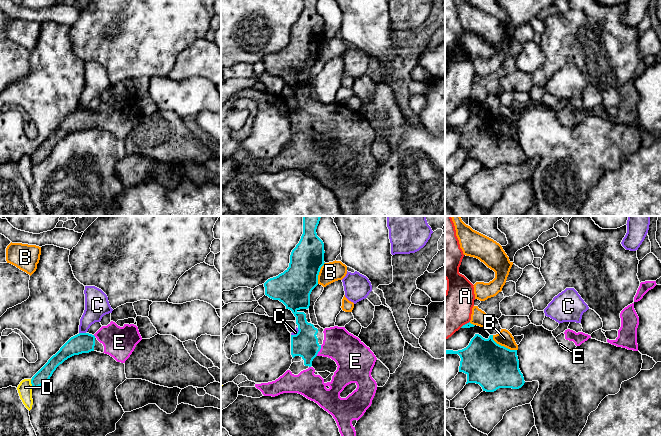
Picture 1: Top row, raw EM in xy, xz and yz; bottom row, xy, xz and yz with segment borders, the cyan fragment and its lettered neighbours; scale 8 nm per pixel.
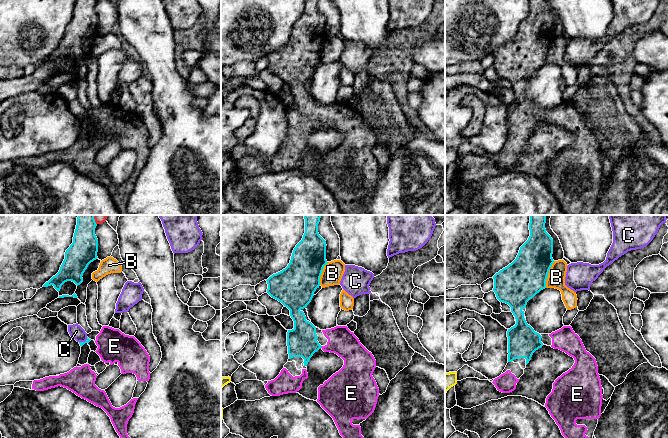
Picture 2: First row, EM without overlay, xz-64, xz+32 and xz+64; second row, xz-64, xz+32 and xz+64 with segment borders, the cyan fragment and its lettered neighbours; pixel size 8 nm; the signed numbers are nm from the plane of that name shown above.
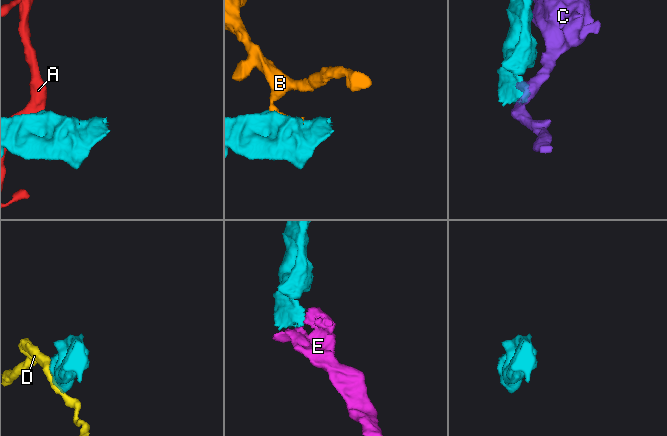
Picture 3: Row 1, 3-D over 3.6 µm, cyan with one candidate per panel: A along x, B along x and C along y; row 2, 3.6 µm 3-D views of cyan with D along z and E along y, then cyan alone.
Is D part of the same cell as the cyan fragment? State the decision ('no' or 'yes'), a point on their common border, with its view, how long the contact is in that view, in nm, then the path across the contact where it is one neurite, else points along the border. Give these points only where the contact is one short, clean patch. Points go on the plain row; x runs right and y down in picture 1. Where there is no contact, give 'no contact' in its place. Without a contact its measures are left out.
no; contact xy (31, 159); length 80 nm

